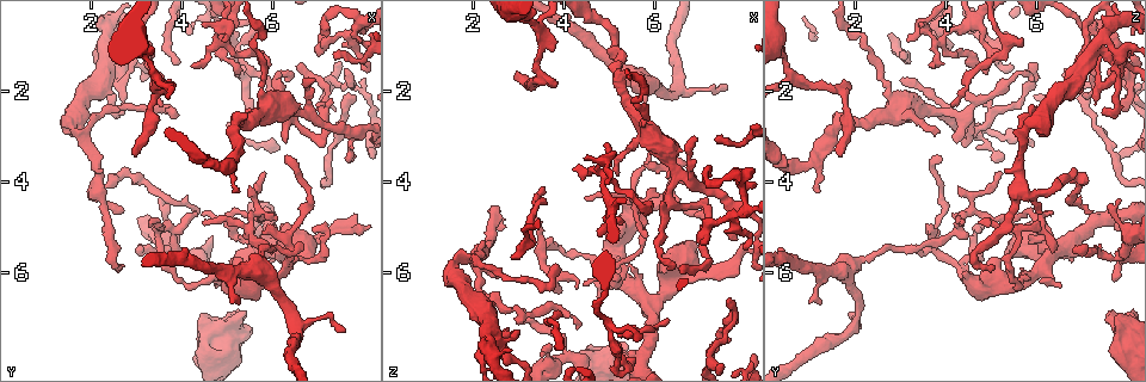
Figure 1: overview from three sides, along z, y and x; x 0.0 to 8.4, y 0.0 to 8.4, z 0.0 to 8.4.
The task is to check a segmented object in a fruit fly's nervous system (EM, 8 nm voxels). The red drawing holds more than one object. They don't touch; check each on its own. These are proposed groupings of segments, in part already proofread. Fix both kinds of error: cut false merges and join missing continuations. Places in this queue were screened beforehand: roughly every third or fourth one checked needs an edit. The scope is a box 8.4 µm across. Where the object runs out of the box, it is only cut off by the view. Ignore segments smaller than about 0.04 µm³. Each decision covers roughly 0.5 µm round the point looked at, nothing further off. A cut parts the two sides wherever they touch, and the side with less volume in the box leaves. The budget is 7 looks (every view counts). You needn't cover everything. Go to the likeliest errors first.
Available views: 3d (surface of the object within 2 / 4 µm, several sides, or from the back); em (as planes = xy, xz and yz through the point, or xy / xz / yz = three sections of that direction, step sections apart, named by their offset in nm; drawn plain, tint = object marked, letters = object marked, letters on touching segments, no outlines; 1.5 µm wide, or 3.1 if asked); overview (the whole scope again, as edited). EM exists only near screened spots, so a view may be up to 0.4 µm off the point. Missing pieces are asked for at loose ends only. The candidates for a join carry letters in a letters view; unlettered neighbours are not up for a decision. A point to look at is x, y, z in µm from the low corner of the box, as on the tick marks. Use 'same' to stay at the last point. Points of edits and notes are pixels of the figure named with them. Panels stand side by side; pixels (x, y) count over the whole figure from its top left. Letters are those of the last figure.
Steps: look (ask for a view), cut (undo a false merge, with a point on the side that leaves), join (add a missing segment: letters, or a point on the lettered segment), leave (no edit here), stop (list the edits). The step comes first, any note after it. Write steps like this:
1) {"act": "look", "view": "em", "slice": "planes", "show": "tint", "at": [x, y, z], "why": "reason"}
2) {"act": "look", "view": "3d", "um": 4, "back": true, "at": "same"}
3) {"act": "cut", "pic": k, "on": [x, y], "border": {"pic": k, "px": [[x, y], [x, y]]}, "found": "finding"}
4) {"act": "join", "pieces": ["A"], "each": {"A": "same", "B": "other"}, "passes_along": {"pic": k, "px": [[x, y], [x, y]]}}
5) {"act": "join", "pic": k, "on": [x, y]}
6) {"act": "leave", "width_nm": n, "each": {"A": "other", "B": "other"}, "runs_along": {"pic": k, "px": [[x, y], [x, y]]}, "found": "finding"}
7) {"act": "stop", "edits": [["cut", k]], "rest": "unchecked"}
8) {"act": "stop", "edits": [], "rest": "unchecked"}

{"act": "look", "view": "3d", "um": 2, "at": [7.25, 0.80, 3.85], "why": "tapers out"}

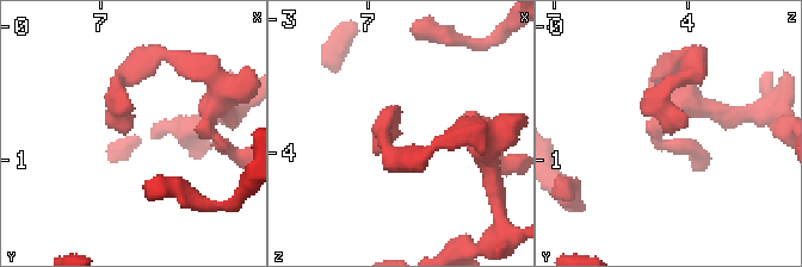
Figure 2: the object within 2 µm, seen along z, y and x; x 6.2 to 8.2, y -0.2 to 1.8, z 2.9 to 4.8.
{"act": "look", "view": "em", "slice": "yz", "step": 4, "show": "letters", "at": [7.22, 0.80, 3.88], "why": "now the EM"}

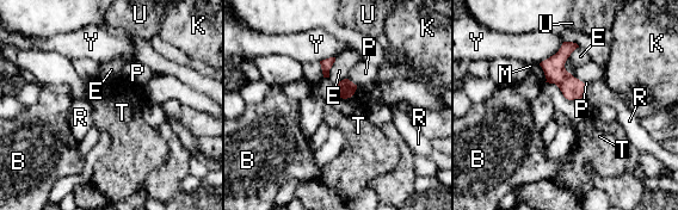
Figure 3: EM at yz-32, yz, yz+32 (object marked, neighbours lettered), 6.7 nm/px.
{"act": "look", "view": "em", "slice": "planes", "show": "letters", "at": "same", "why": "another direction"}

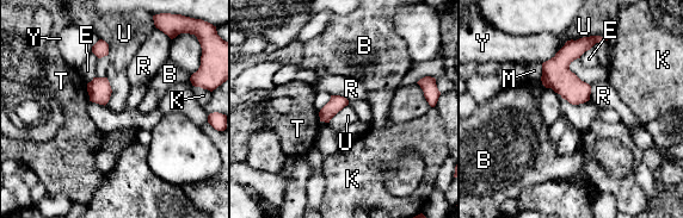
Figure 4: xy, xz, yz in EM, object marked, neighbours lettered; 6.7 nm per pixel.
{"act": "leave", "each": {"B": "other", "E": "other", "K": "other", "M": "other", "R": "other", "T": "other", "U": "other", "Y": "other"}, "border": {"pic": 4, "px": [[106, 76], [111, 95], [104, 105]]}, "found": "no lettered segment goes on from it"}

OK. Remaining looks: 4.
{"act": "look", "view": "3d", "um": 4, "at": [5.40, 6.85, 7.65], "why": "long arm stops here"}

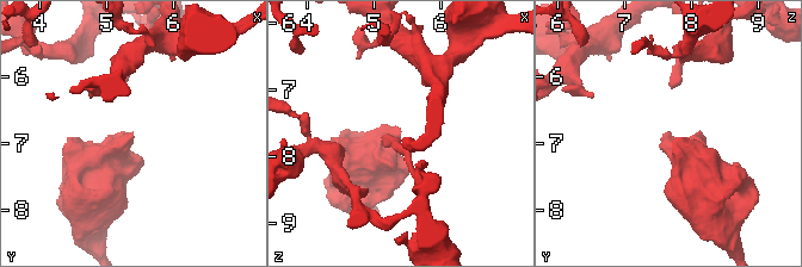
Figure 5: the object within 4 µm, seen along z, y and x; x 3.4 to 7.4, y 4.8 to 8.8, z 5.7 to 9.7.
{"act": "look", "view": "em", "slice": "planes", "show": "letters", "at": [5.40, 6.85, 7.65]}

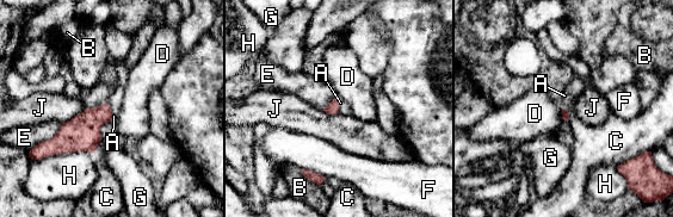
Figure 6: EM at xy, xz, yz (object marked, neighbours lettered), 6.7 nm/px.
{"act": "leave", "longest_contact_nm": ["H", 320], "each": {"A": "other", "B": "other", "C": "other", "D": "other", "E": "other", "F": "other", "G": "other", "H": "other", "J": "other"}, "border": {"pic": 6, "px": [[634, 156], [623, 161], [617, 167]]}, "found": "none of them fits"}

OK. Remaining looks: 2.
{"act": "stop", "edits": [], "rest": "unchecked"}

